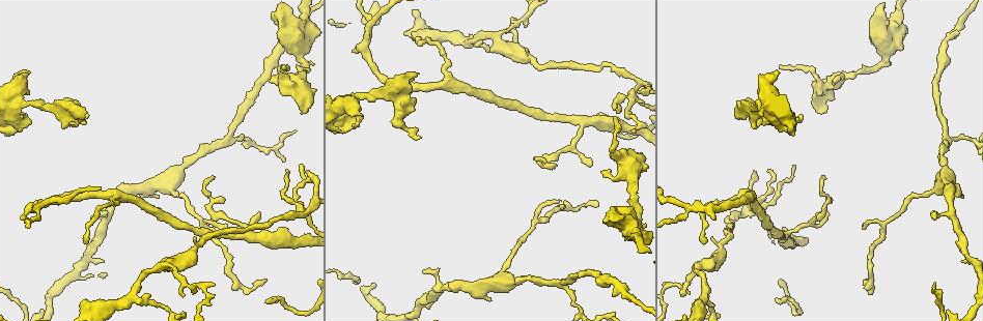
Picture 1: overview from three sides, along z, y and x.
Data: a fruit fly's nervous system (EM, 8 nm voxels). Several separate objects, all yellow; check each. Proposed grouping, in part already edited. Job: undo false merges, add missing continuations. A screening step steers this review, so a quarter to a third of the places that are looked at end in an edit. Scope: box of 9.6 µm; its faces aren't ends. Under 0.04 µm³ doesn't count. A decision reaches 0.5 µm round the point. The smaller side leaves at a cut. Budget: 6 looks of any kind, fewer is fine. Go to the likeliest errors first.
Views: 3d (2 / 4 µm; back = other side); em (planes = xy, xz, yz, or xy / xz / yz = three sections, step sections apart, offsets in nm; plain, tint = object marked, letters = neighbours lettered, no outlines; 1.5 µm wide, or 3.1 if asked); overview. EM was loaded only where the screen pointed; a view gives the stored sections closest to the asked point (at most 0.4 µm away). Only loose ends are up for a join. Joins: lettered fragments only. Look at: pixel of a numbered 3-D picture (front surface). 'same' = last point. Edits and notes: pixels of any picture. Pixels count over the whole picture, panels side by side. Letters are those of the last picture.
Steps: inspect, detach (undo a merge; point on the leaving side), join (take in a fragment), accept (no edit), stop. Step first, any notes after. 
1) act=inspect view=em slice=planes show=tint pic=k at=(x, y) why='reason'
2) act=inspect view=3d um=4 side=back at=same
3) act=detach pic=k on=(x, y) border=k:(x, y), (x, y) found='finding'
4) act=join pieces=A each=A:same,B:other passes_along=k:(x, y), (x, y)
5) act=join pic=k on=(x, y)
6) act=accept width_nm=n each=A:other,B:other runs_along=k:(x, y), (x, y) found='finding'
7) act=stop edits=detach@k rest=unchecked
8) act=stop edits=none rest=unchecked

act=inspect view=em slice=planes show=letters pic=1 at=(78, 124) why='an open end'

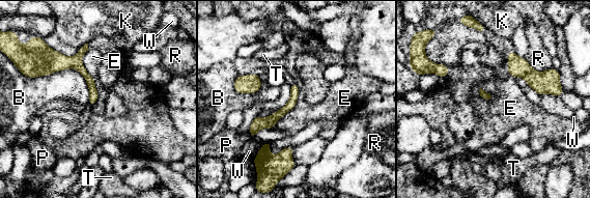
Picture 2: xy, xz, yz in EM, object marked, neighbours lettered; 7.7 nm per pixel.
act=accept each=B:other,E:other,K:other,P:other,R:other,T:other,W:other runs_along=2:(293, 87), (291, 103), (253, 133) found='none of them fits'

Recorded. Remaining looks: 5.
act=inspect view=3d um=2 pic=1 at=(640, 90) why='thin end'

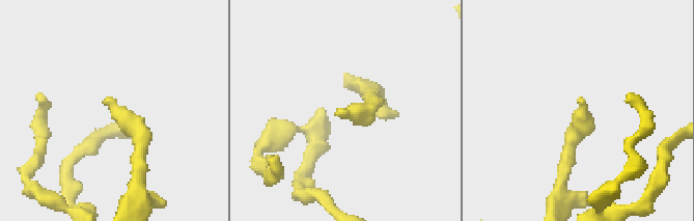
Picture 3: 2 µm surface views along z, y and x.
act=inspect view=em slice=planes show=letters pic=3 at=(108, 98)

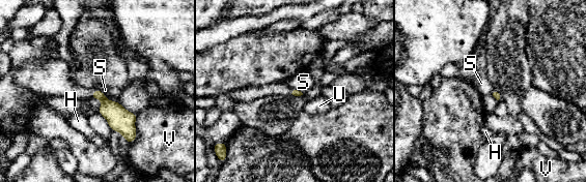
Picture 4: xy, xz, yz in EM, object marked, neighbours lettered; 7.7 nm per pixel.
act=accept each=H:other,S:other,U:other,V:other border=4:(94, 89), (99, 89), (105, 95) found='no lettered fragment goes on from it'

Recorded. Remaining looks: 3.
act=inspect view=em slice=planes show=letters pic=1 at=(779, 72)

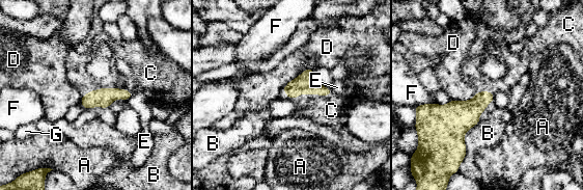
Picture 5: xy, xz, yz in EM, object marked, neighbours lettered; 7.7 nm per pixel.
act=join pic=5 on=(507, 70) each=A:other,B:other,C:same,D:other,E:other,F:other,G:other found='it goes on there'

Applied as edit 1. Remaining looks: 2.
act=stop edits=join@5 rest=unchecked

